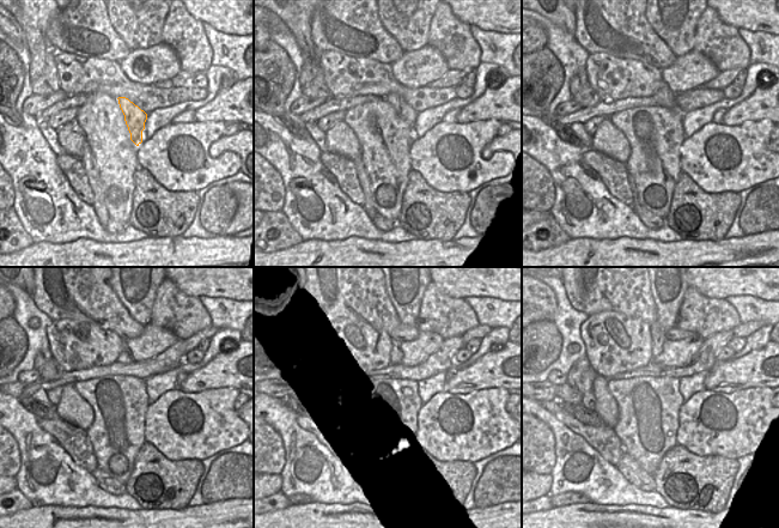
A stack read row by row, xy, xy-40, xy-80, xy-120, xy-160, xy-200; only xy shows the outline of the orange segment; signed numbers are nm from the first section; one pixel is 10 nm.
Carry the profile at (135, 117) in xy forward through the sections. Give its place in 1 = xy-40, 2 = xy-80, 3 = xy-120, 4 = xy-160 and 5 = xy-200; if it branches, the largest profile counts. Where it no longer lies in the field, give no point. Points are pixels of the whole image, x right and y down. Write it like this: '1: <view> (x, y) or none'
1: xy-40 (405, 111)
2: xy-80 (664, 97)
3: xy-120 (125, 357)
4: xy-160 (395, 357)
5: xy-200 (668, 291)

